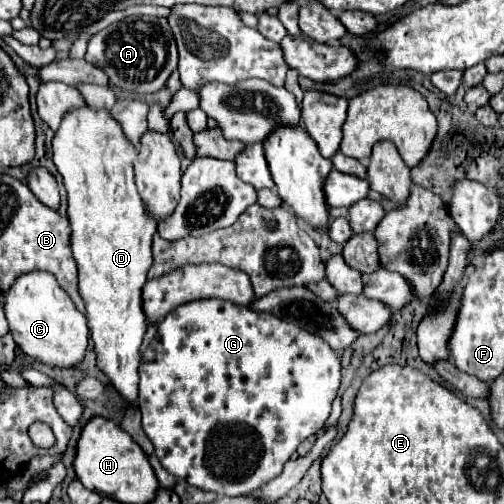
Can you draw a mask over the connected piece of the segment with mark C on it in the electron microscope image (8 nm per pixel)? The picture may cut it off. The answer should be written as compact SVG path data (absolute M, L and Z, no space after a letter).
M45 272L23 274L15 280L15 286L5 294L5 314L11 326L11 334L17 346L31 356L49 366L57 368L75 368L83 362L85 350L89 344L87 318L75 308L71 298L63 288Z

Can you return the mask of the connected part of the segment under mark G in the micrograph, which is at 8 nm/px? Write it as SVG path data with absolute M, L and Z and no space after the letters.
M195 300L187 302L165 316L159 324L157 336L151 340L149 348L143 352L143 360L139 366L139 412L143 416L143 430L155 446L155 456L161 466L179 480L189 482L201 490L211 490L219 496L245 496L253 490L261 488L269 480L281 474L283 464L291 458L297 446L311 434L315 434L331 414L331 404L337 396L341 384L341 362L339 356L323 342L323 338L315 334L307 334L307 330L285 322L267 312L255 312L247 306L237 306L227 300Z

